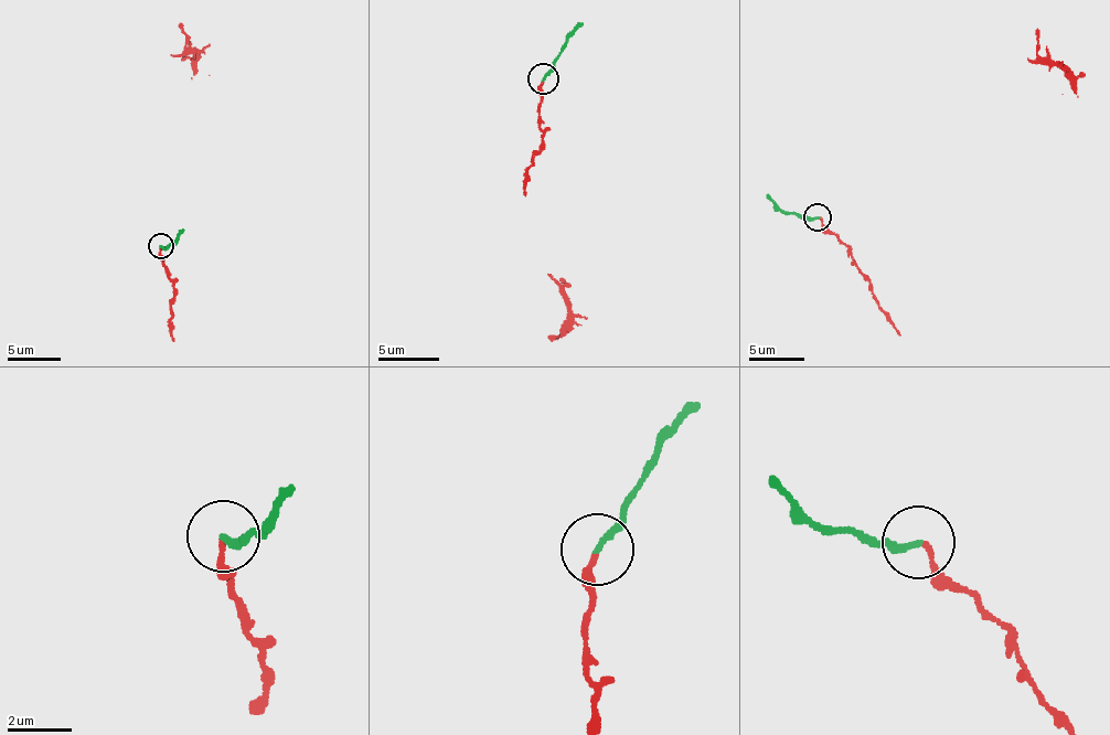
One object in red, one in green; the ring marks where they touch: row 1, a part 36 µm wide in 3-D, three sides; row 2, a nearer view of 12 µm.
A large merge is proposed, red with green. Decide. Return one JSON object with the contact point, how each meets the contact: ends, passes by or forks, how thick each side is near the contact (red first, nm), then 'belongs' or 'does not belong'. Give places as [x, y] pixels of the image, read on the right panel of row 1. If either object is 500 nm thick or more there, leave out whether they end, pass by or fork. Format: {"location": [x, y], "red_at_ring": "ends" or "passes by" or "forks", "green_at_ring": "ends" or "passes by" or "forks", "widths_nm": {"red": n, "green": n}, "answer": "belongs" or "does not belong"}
{"location": [818, 217], "red_at_ring": "ends", "green_at_ring": "ends", "widths_nm": {"red": 150, "green": 200}, "answer": "belongs"}

